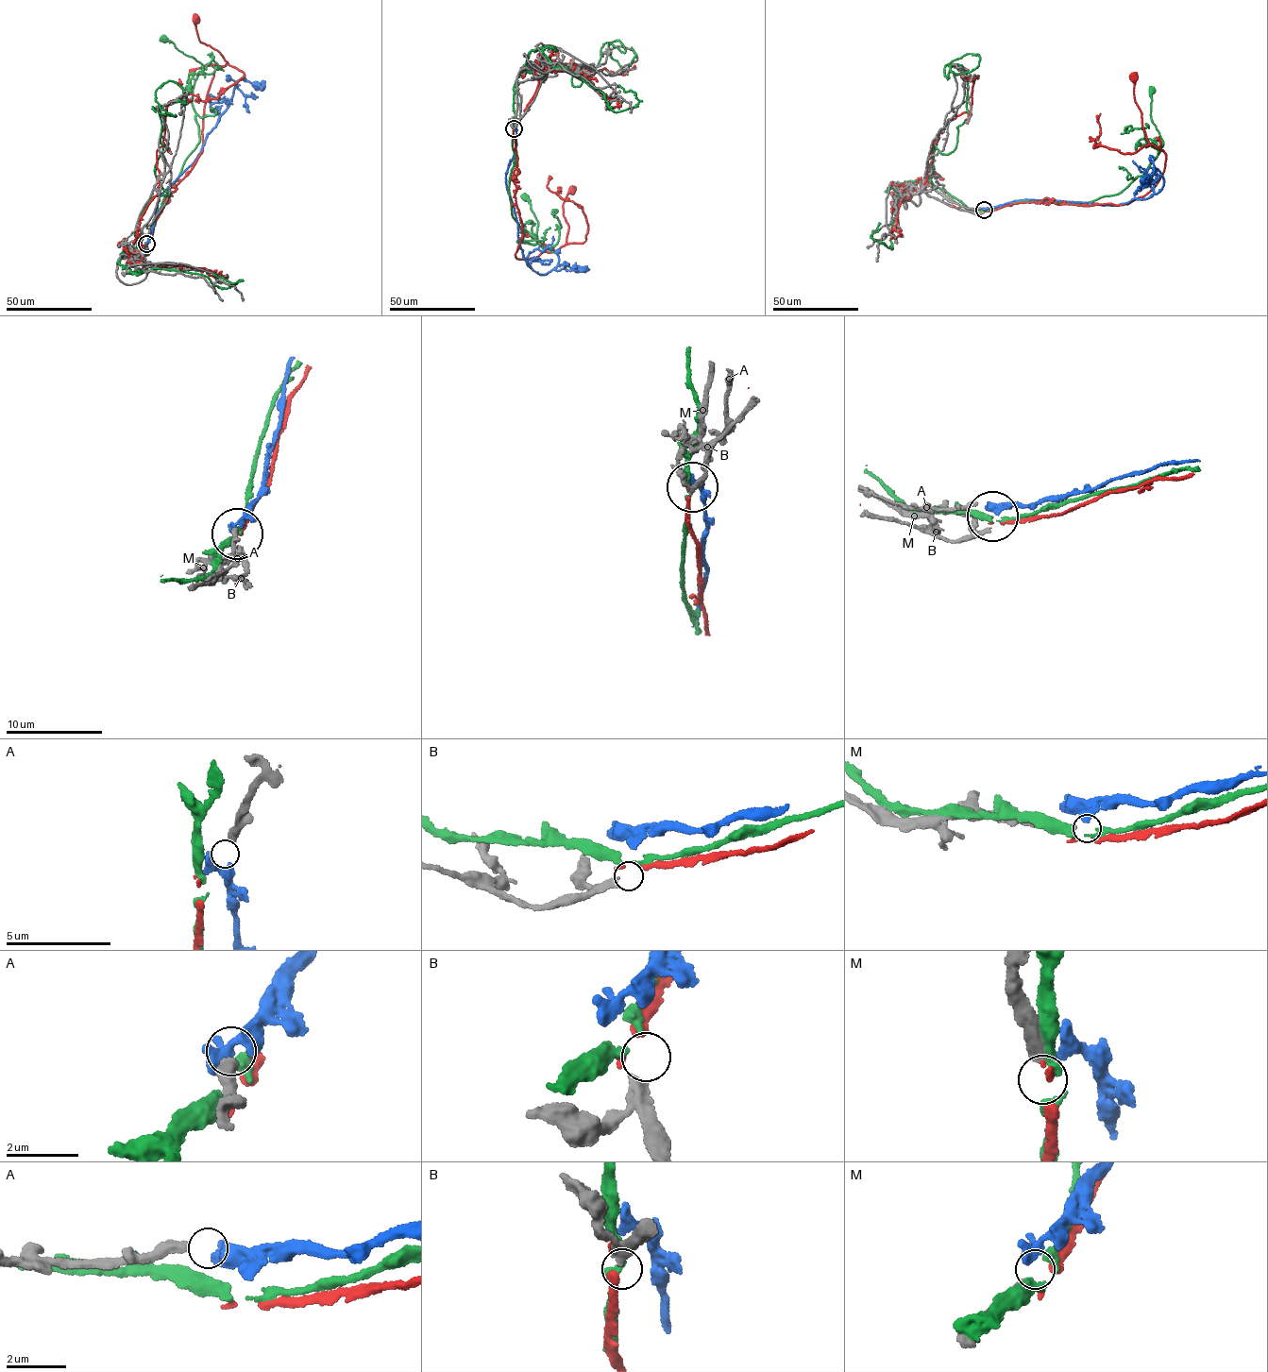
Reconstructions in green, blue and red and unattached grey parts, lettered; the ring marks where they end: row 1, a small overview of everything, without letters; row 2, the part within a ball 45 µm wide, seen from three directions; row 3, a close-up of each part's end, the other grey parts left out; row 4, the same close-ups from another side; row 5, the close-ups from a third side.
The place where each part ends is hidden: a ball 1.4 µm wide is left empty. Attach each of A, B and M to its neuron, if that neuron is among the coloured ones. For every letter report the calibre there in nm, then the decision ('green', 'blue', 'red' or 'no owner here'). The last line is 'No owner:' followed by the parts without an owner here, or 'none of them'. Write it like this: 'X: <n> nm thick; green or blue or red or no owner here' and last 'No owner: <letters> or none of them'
A: 320 nm thick; blue
B: 240 nm thick; no owner here
M: 320 nm thick; no owner here
No owner: B, M

